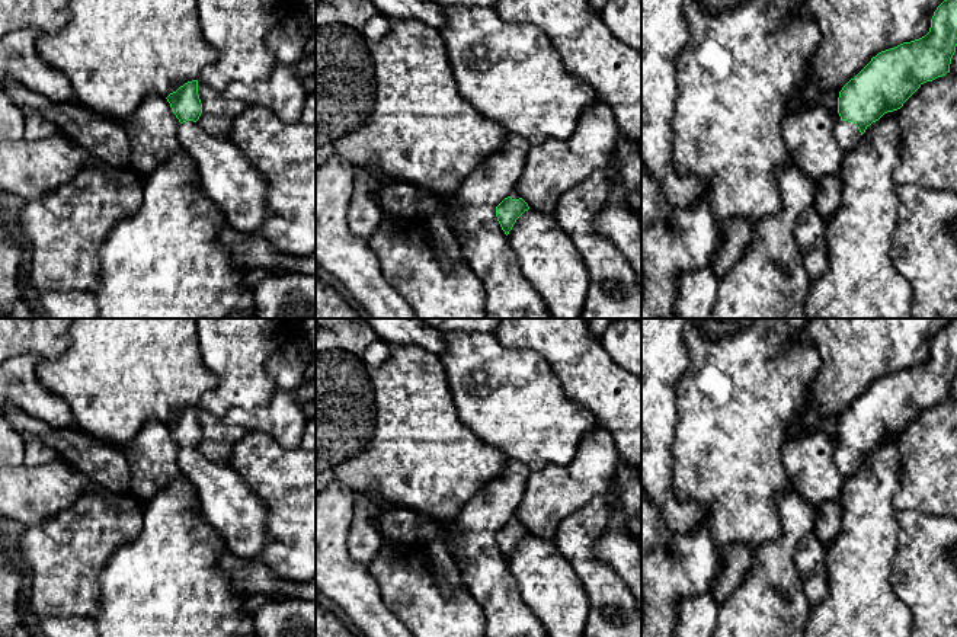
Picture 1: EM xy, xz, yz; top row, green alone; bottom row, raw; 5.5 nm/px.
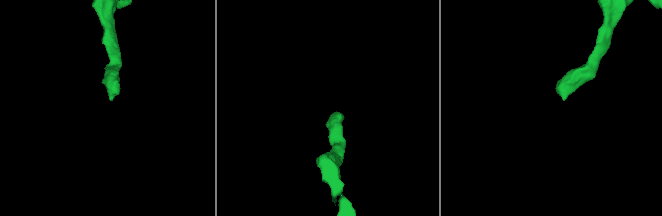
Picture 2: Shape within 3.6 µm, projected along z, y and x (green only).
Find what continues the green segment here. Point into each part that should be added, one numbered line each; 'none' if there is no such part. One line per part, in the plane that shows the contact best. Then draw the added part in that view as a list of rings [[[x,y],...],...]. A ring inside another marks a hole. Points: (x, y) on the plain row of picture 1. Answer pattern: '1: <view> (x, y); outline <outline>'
1: yz (848, 461); outline [[[841,446],[835,452],[835,464],[846,480],[858,473],[858,470],[861,468],[861,458],[854,448]]]

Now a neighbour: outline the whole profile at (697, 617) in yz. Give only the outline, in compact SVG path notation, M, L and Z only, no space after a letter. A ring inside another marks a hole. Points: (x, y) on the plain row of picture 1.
M711 589L676 605L675 637L711 637L718 618L720 605Z

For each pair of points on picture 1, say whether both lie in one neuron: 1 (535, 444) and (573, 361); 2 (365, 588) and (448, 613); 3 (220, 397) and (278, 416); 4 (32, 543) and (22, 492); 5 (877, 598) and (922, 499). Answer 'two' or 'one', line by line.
1: two
2: two
3: two
4: two
5: two

